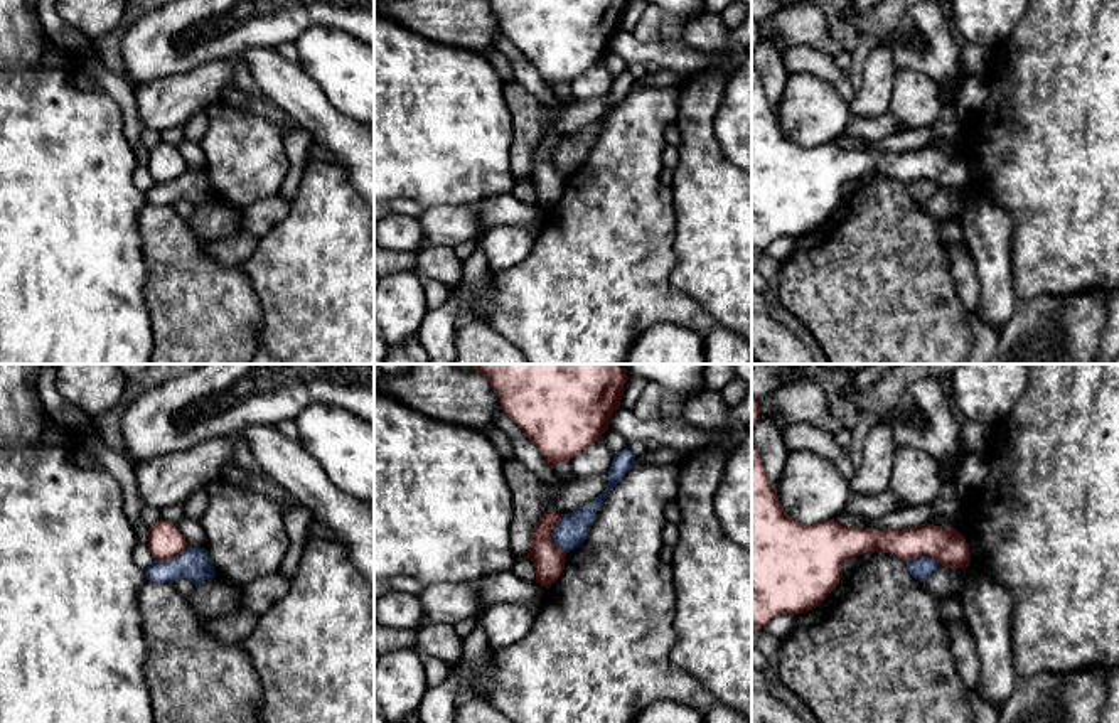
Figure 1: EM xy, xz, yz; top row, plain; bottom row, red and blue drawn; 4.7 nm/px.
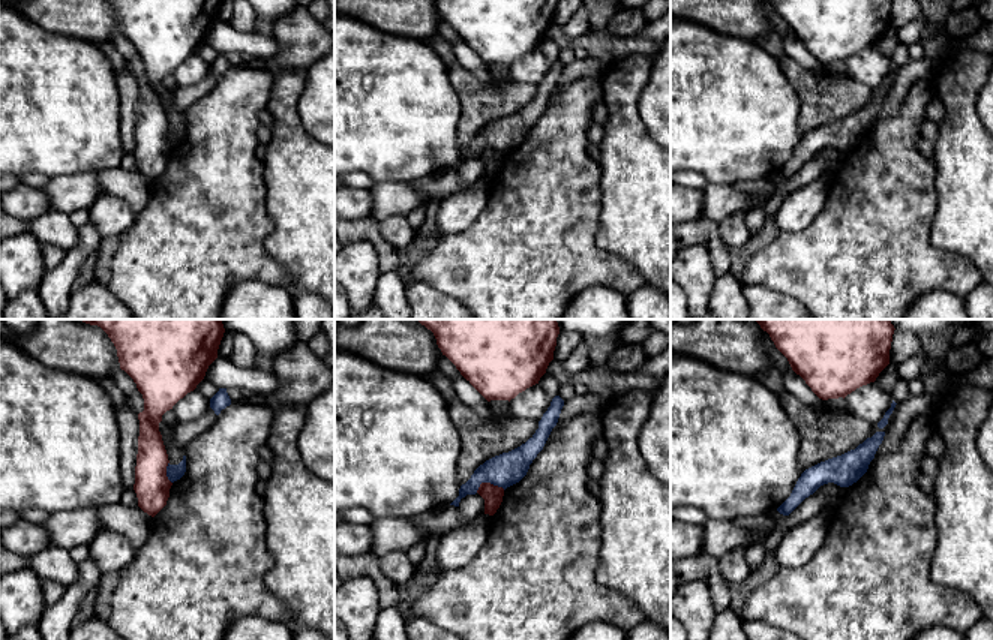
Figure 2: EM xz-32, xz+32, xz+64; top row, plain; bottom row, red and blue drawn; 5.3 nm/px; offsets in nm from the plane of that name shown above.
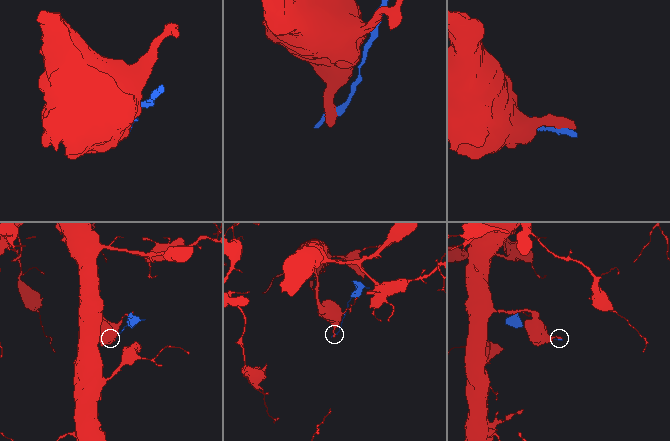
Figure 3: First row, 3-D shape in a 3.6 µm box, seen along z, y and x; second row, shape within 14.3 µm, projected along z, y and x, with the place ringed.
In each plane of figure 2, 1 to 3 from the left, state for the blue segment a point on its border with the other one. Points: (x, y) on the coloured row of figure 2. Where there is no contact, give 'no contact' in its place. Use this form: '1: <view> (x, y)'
1: xz-32 (165, 472)
2: xz+32 (488, 483)
3: no contact

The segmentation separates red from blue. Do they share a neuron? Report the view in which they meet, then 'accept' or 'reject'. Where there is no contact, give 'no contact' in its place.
xz | reject

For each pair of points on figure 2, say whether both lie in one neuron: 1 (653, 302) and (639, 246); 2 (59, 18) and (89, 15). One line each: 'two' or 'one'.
1: two
2: one

